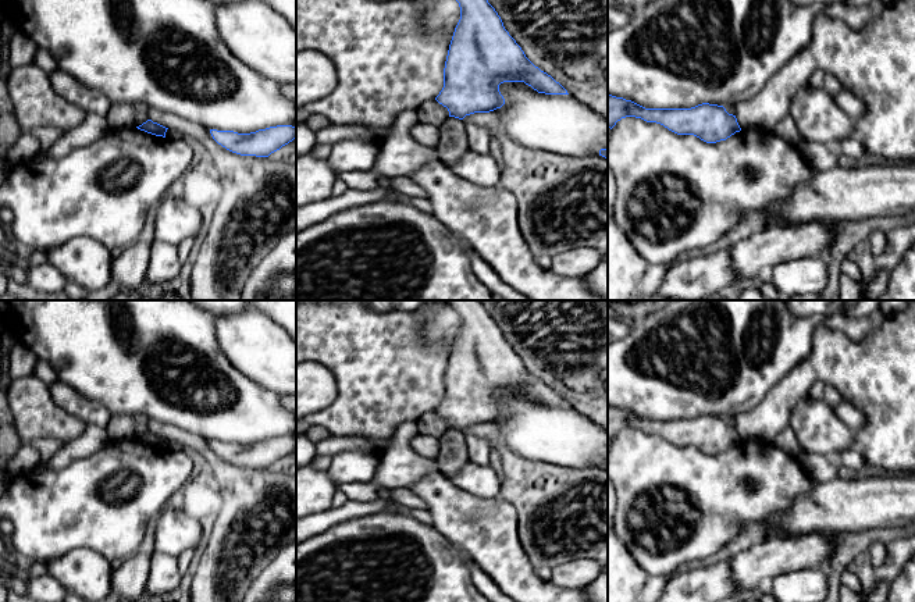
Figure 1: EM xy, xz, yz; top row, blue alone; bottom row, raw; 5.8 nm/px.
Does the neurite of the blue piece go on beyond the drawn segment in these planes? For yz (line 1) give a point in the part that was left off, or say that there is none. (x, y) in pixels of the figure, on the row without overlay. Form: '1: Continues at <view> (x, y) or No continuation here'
1: No continuation here

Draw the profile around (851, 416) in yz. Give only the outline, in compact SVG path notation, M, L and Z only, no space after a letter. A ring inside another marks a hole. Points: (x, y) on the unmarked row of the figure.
M843 402L836 405L833 409L837 417L844 421L854 432L865 425L865 414L852 405Z

